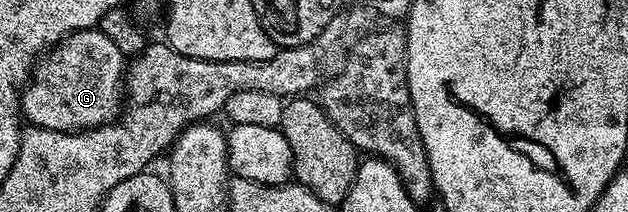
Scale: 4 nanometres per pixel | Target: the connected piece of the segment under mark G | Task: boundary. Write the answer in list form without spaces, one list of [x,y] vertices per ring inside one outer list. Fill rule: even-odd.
[[[89,29],[65,35],[33,66],[20,97],[23,118],[31,126],[55,131],[103,127],[115,116],[116,106],[117,111],[121,106],[125,75],[126,56],[106,33]]]

